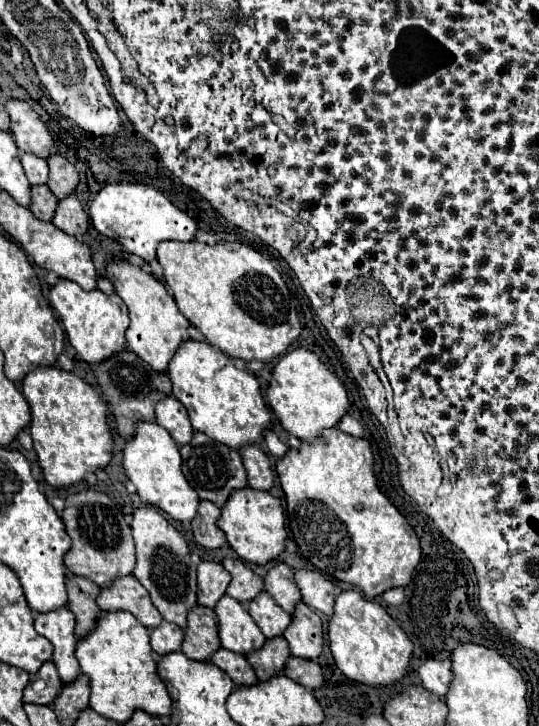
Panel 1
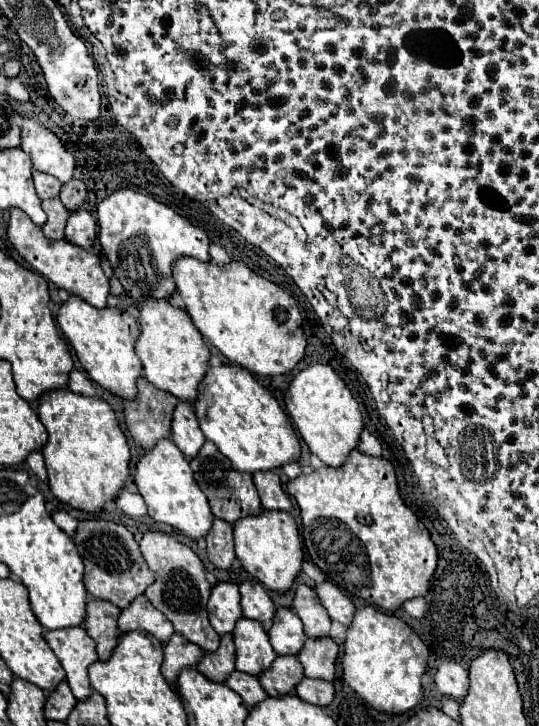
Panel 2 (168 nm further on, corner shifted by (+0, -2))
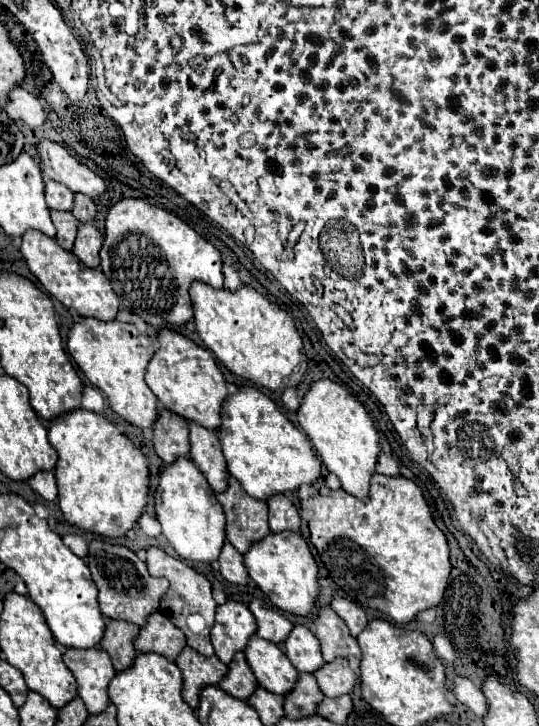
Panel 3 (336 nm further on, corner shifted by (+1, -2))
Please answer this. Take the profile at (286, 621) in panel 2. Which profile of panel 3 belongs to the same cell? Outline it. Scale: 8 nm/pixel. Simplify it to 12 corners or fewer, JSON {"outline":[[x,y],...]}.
{"outline":[[304,625],[284,641],[290,663],[314,673],[324,663],[318,639]]}

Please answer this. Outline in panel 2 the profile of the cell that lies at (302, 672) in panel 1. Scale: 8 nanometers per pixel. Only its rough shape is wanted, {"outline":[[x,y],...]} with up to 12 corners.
{"outline":[[305,677],[297,697],[327,707],[335,697],[333,683]]}

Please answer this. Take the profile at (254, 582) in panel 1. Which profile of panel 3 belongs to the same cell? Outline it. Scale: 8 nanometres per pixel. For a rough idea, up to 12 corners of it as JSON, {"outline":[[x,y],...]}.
{"outline":[[260,597],[248,607],[256,635],[282,645],[292,623]]}

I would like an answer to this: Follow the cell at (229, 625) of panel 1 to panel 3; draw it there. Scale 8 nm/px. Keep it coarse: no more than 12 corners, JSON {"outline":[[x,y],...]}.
{"outline":[[252,635],[244,655],[258,685],[290,691],[294,671],[278,645]]}

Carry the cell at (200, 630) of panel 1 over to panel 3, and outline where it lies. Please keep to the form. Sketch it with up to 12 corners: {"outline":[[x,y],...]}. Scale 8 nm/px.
{"outline":[[238,651],[218,687],[228,695],[246,701],[254,691],[250,667]]}

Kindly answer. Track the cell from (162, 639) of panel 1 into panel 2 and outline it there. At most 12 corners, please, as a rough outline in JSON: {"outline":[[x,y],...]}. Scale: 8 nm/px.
{"outline":[[175,633],[165,645],[163,677],[173,685],[203,651]]}

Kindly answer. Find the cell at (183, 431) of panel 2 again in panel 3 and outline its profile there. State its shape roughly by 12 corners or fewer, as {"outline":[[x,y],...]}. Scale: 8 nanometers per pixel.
{"outline":[[188,421],[190,459],[214,491],[226,459],[214,431]]}

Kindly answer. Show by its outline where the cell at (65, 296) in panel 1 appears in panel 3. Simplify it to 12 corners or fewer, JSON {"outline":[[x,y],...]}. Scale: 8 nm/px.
{"outline":[[80,317],[66,347],[112,411],[152,427],[144,381],[154,339],[132,323]]}

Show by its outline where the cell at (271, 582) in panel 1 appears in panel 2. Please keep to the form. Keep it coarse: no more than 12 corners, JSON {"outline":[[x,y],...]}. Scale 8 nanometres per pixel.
{"outline":[[297,585],[293,611],[307,637],[329,637],[331,617],[311,587]]}

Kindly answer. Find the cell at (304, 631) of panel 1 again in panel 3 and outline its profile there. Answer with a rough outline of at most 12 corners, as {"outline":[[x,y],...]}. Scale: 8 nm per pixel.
{"outline":[[344,657],[324,663],[314,679],[326,697],[346,695],[358,681]]}

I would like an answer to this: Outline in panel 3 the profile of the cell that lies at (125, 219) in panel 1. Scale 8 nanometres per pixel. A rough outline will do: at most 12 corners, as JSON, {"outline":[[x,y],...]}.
{"outline":[[120,199],[100,265],[154,327],[222,283],[220,251],[174,213]]}

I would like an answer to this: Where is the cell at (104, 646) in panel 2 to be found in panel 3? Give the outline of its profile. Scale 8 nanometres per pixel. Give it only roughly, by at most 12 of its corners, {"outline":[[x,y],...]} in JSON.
{"outline":[[106,619],[100,647],[114,669],[130,667],[138,627],[122,619]]}

